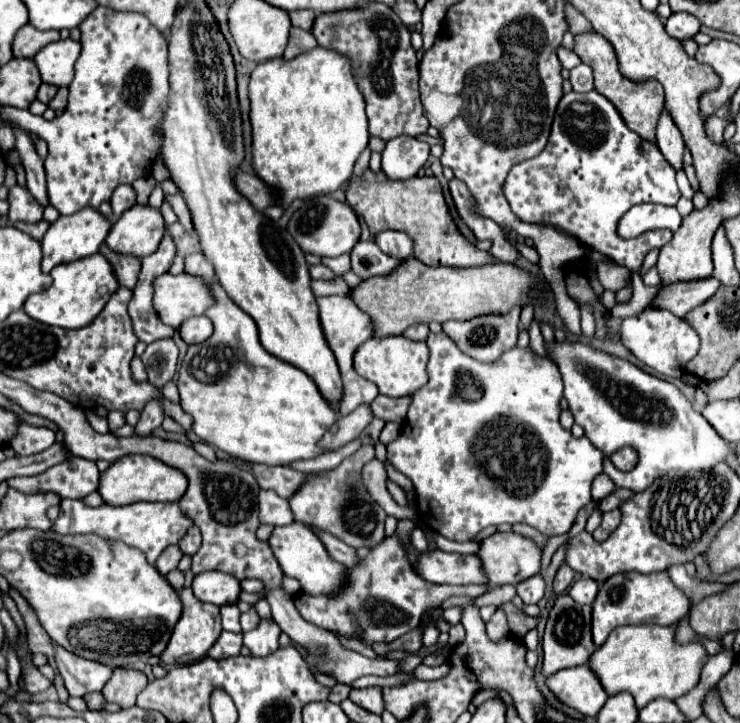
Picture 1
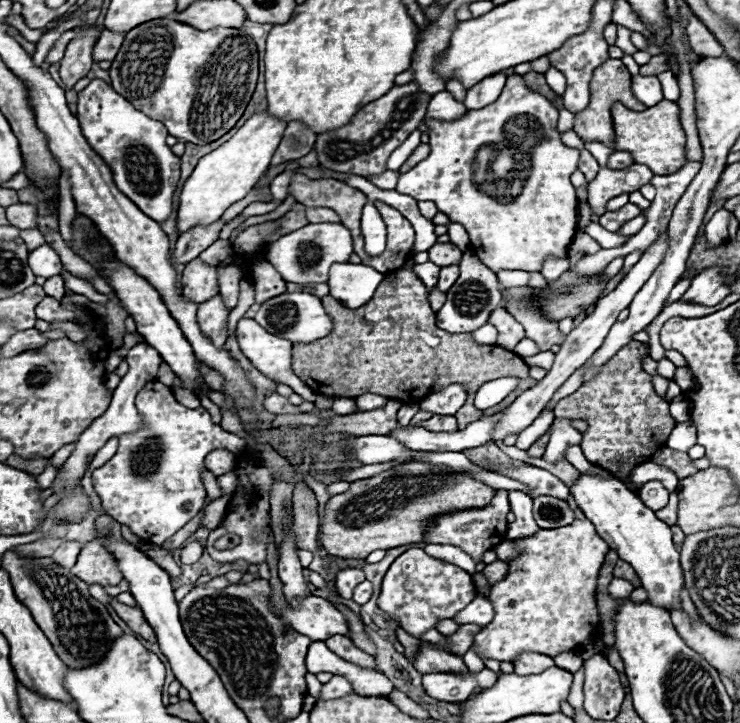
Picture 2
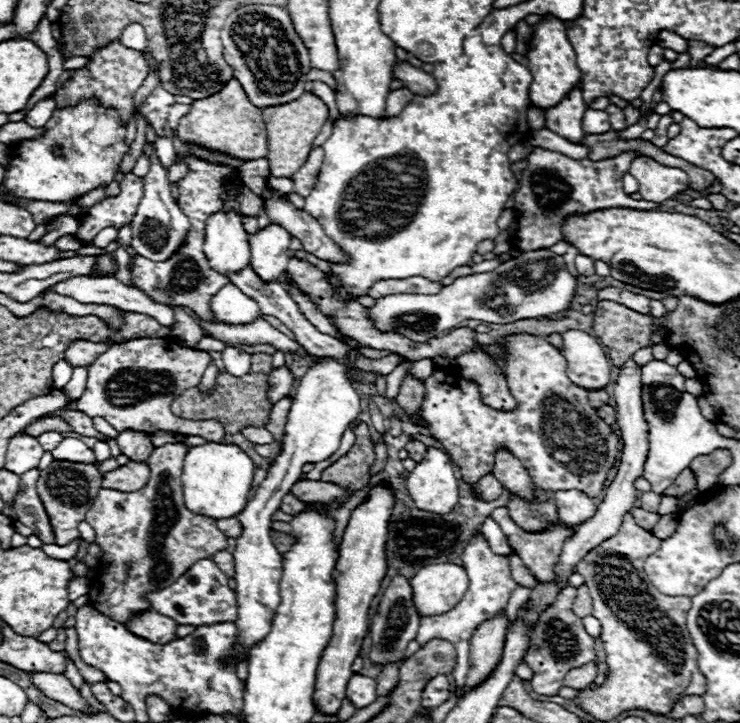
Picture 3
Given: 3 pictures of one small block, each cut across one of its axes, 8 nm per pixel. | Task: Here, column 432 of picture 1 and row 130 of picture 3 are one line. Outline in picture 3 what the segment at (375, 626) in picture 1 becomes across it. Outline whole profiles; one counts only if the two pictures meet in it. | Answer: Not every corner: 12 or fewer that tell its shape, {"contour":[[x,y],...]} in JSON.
{"contour":[[588,108],[582,120],[586,134],[610,130],[604,110]]}

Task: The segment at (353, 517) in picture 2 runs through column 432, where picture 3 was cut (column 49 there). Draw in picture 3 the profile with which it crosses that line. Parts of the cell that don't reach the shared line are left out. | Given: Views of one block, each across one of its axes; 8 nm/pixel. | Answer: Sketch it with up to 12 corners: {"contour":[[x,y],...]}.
{"contour":[[94,464],[40,472],[38,494],[56,544],[80,538],[100,488]]}

